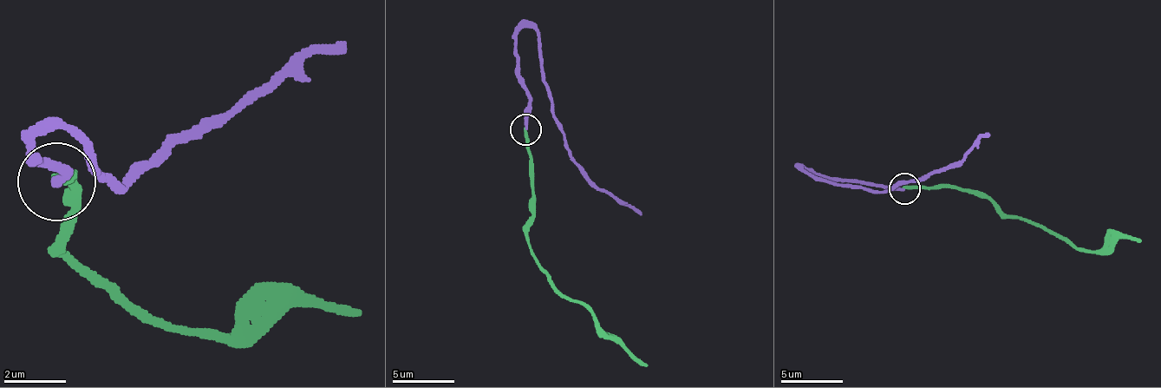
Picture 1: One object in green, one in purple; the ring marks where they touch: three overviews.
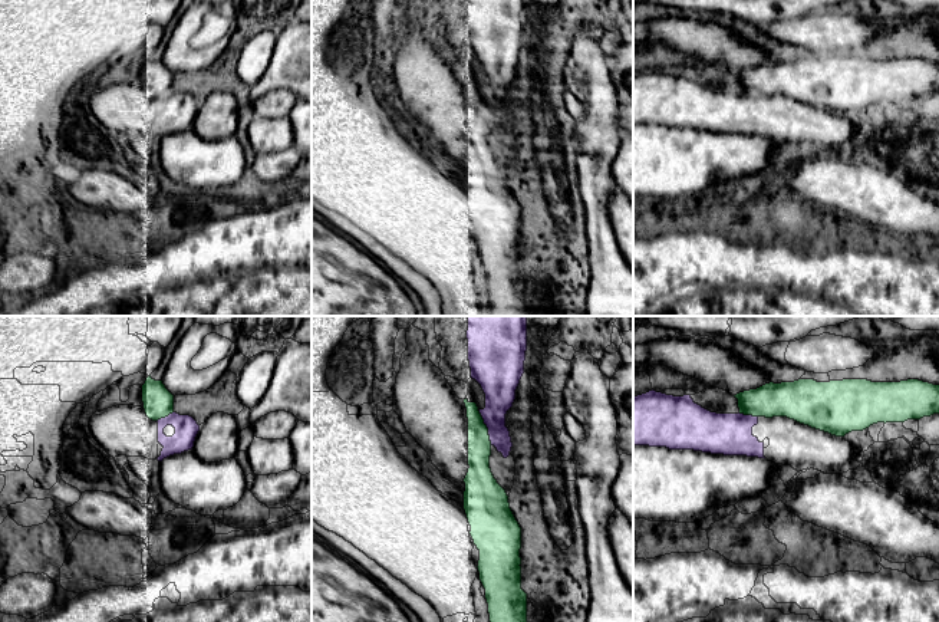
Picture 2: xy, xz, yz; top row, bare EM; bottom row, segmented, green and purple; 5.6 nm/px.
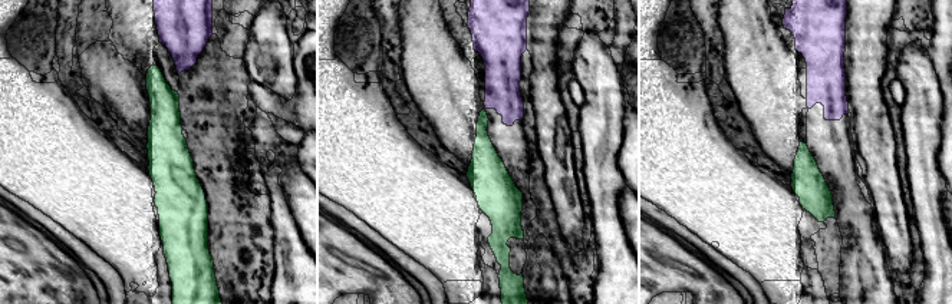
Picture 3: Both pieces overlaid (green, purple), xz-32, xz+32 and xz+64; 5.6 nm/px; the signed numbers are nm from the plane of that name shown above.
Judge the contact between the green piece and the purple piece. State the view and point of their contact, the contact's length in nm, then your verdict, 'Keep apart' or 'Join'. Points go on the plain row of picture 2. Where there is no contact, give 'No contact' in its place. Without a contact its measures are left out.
Touches green at xz (487, 107). Shared border 200 nm. Keep apart

